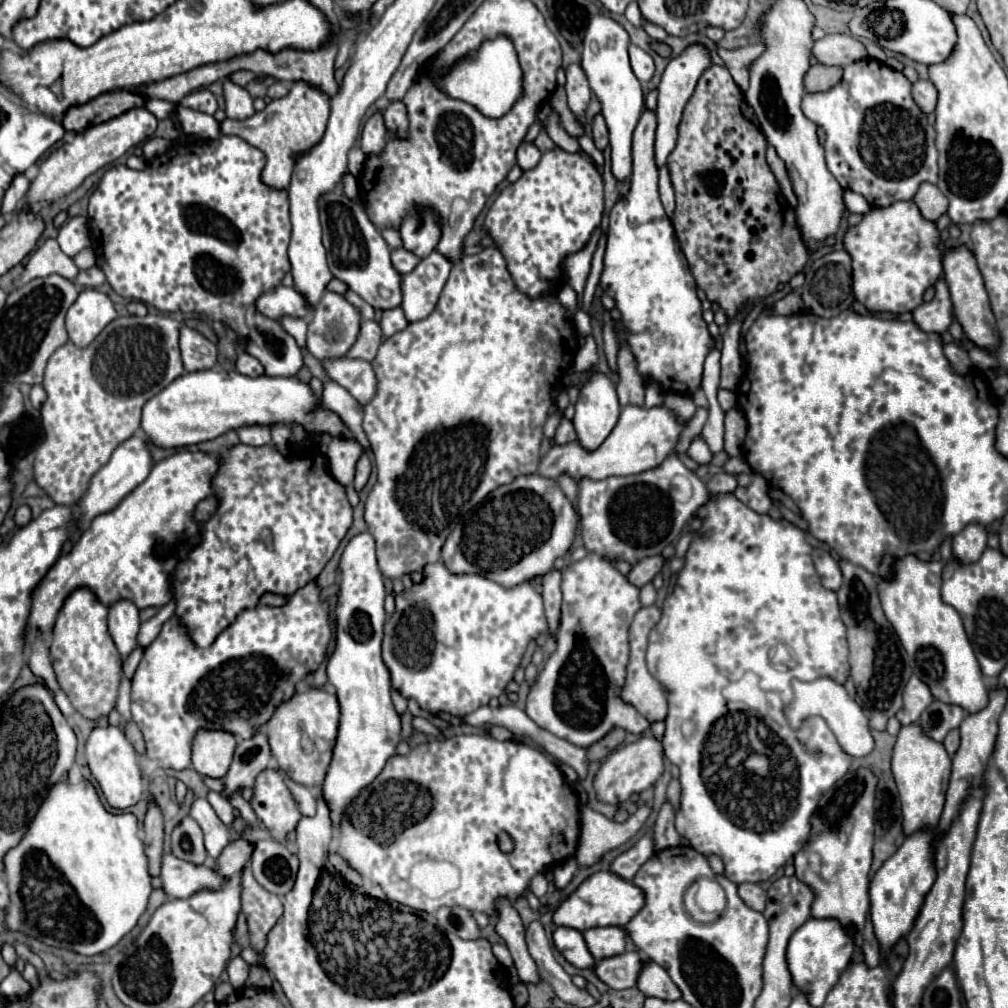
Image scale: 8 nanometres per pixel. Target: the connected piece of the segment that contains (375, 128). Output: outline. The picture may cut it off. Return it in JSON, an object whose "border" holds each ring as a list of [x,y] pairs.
{"border":[[[375,112],[361,132],[361,150],[365,156],[381,156],[387,146],[387,128],[383,124],[383,114]]]}

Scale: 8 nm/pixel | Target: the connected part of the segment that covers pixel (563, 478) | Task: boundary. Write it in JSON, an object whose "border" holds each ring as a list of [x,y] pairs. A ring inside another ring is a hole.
{"border":[[[565,472],[557,478],[557,482],[559,482],[561,490],[565,492],[565,496],[567,496],[569,500],[575,500],[575,496],[577,496],[577,482],[575,482],[569,474],[565,474]]]}

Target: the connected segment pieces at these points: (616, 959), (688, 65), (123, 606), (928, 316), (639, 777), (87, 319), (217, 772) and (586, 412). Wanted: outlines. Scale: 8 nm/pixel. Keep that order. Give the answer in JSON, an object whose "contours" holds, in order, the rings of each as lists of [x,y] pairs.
{"contours":[[[[623,952],[611,958],[595,960],[593,966],[597,978],[613,990],[625,990],[635,986],[641,970],[641,956],[637,952]]],[[[689,46],[681,56],[673,58],[665,72],[663,72],[663,78],[661,78],[661,84],[659,84],[659,100],[657,100],[657,138],[655,138],[655,164],[657,168],[665,166],[667,164],[667,158],[669,154],[673,152],[675,148],[675,142],[677,142],[677,132],[679,132],[679,122],[681,122],[681,116],[683,116],[683,110],[685,110],[685,104],[689,102],[695,86],[697,86],[697,80],[699,76],[711,66],[711,60],[709,60],[709,52],[707,48],[703,46]]],[[[121,600],[109,606],[109,634],[121,658],[127,658],[139,646],[137,644],[139,628],[141,628],[139,608],[133,606],[133,602]]],[[[939,278],[935,284],[935,298],[927,304],[921,304],[913,310],[913,322],[927,334],[943,334],[953,322],[951,298],[945,278]]],[[[643,734],[639,740],[617,748],[607,758],[607,762],[599,768],[593,784],[599,800],[607,804],[615,804],[627,800],[631,794],[639,794],[651,788],[661,778],[661,774],[663,774],[663,744],[655,736]]],[[[87,288],[77,296],[67,312],[65,324],[69,340],[77,348],[85,348],[113,318],[117,318],[117,312],[111,298],[95,288]]],[[[201,730],[193,742],[193,768],[207,778],[223,778],[233,762],[235,746],[233,734]]],[[[593,372],[593,376],[581,388],[579,400],[575,404],[573,426],[577,430],[581,448],[587,452],[597,450],[613,432],[619,414],[621,406],[615,384],[607,376]]]]}

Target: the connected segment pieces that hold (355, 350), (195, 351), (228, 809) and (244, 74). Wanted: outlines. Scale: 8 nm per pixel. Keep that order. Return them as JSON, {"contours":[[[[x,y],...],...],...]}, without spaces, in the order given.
{"contours":[[[[363,320],[359,338],[351,346],[351,350],[347,352],[347,358],[361,358],[361,360],[371,362],[377,354],[377,348],[379,348],[381,340],[383,340],[383,334],[381,334],[379,324],[373,322],[373,320]]],[[[189,326],[181,328],[179,346],[187,372],[209,370],[217,364],[217,346]]],[[[209,792],[207,800],[209,800],[209,804],[213,806],[213,810],[215,810],[215,814],[219,816],[219,820],[229,828],[231,840],[237,840],[239,834],[233,830],[233,806],[229,804],[229,800],[223,798],[223,796],[217,794],[217,792]]],[[[237,70],[237,72],[233,72],[233,74],[229,74],[227,76],[233,84],[239,84],[239,86],[245,86],[247,82],[251,82],[251,80],[255,80],[255,74],[253,72],[249,72],[249,70]]]]}

